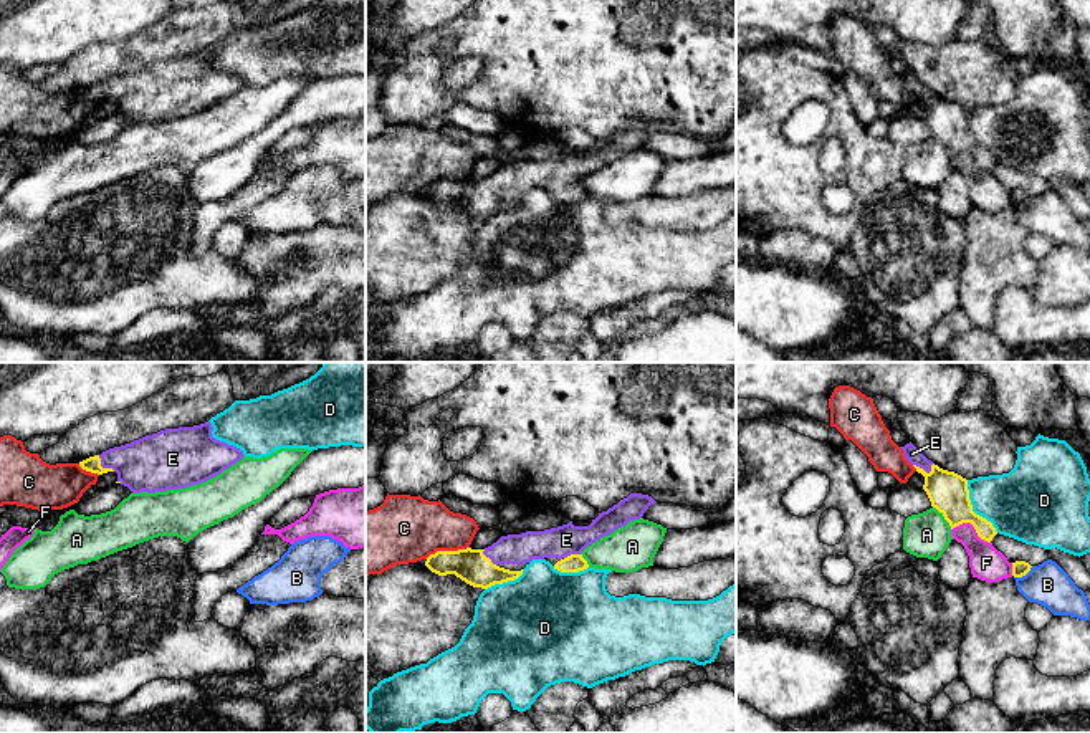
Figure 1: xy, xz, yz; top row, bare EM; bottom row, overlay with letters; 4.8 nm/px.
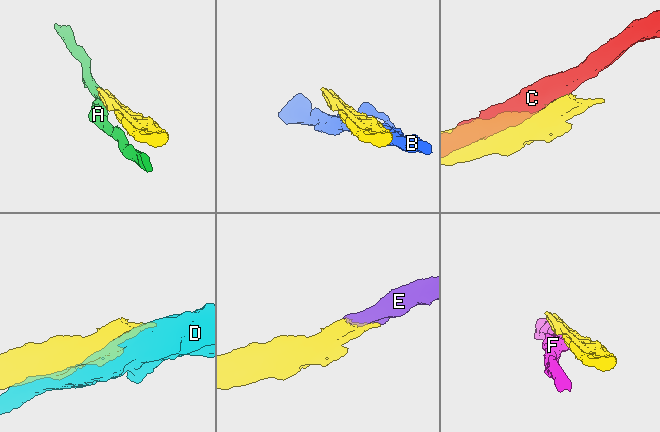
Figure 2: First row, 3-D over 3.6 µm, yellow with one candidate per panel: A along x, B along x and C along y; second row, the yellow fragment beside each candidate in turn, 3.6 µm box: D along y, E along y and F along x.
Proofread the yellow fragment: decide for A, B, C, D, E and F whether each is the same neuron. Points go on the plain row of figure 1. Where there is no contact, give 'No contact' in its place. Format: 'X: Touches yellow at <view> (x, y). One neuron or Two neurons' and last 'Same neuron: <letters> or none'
A: Touches yellow at yz (945, 148). Two neurons
B: Touches yellow at yz (1023, 204). Two neurons
C: Touches yellow at xz (447, 181). Two neurons
D: Touches yellow at yz (971, 138). Two neurons
E: Touches yellow at yz (923, 100). One neuron
F: Touches yellow at yz (973, 154). Two neurons
Same neuron: E

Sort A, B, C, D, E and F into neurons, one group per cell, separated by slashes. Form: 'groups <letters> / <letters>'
groups A / B / C / D / E / F

